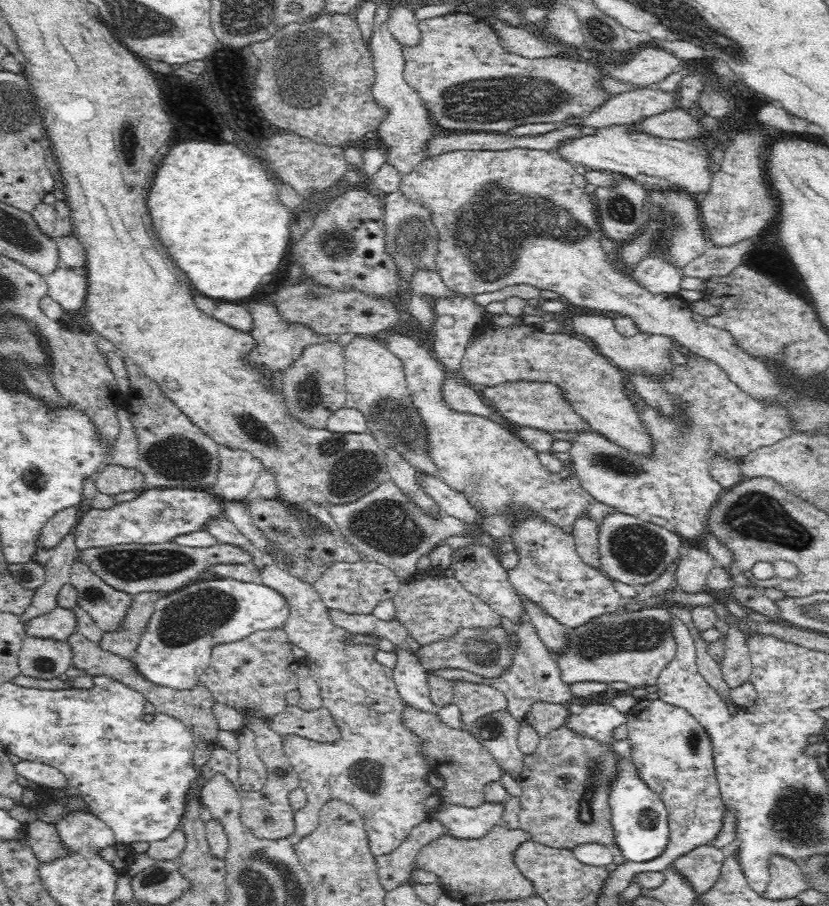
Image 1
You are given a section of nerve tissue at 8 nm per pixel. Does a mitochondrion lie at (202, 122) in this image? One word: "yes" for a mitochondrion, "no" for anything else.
no

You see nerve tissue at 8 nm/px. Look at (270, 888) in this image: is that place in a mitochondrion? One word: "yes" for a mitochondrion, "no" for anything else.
yes

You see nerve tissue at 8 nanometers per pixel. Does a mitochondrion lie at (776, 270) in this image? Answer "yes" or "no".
no

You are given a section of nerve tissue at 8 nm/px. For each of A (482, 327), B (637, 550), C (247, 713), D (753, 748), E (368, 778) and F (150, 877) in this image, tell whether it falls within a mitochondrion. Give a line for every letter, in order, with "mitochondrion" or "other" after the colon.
A: other
B: mitochondrion
C: other
D: other
E: mitochondrion
F: mitochondrion

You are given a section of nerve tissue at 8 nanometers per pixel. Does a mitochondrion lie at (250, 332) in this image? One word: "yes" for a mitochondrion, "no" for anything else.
no

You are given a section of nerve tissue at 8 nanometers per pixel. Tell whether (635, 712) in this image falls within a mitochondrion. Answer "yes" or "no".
no

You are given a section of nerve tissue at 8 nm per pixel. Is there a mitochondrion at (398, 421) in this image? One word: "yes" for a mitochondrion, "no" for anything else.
yes

